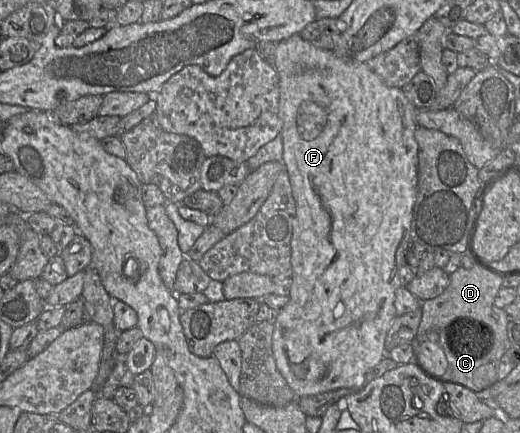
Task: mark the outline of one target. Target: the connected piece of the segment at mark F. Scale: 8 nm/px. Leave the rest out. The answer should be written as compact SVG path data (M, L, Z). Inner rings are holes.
M299 34L283 40L276 45L275 61L273 63L279 77L279 112L283 121L281 136L283 138L283 164L288 172L293 197L296 203L296 215L293 221L293 233L291 238L291 264L292 264L292 285L288 295L287 305L276 314L274 318L274 331L272 336L272 350L276 366L281 375L286 380L289 387L294 391L297 397L315 395L339 388L363 388L366 385L365 374L368 370L377 365L385 356L385 339L395 318L397 317L395 308L396 291L401 286L399 281L399 269L405 264L405 252L410 240L410 224L412 220L412 211L417 199L418 184L418 143L415 139L415 130L418 127L415 116L417 108L408 100L401 88L389 87L382 79L374 73L366 63L354 63L345 61L336 56L333 50L325 50L313 46L304 40Z

